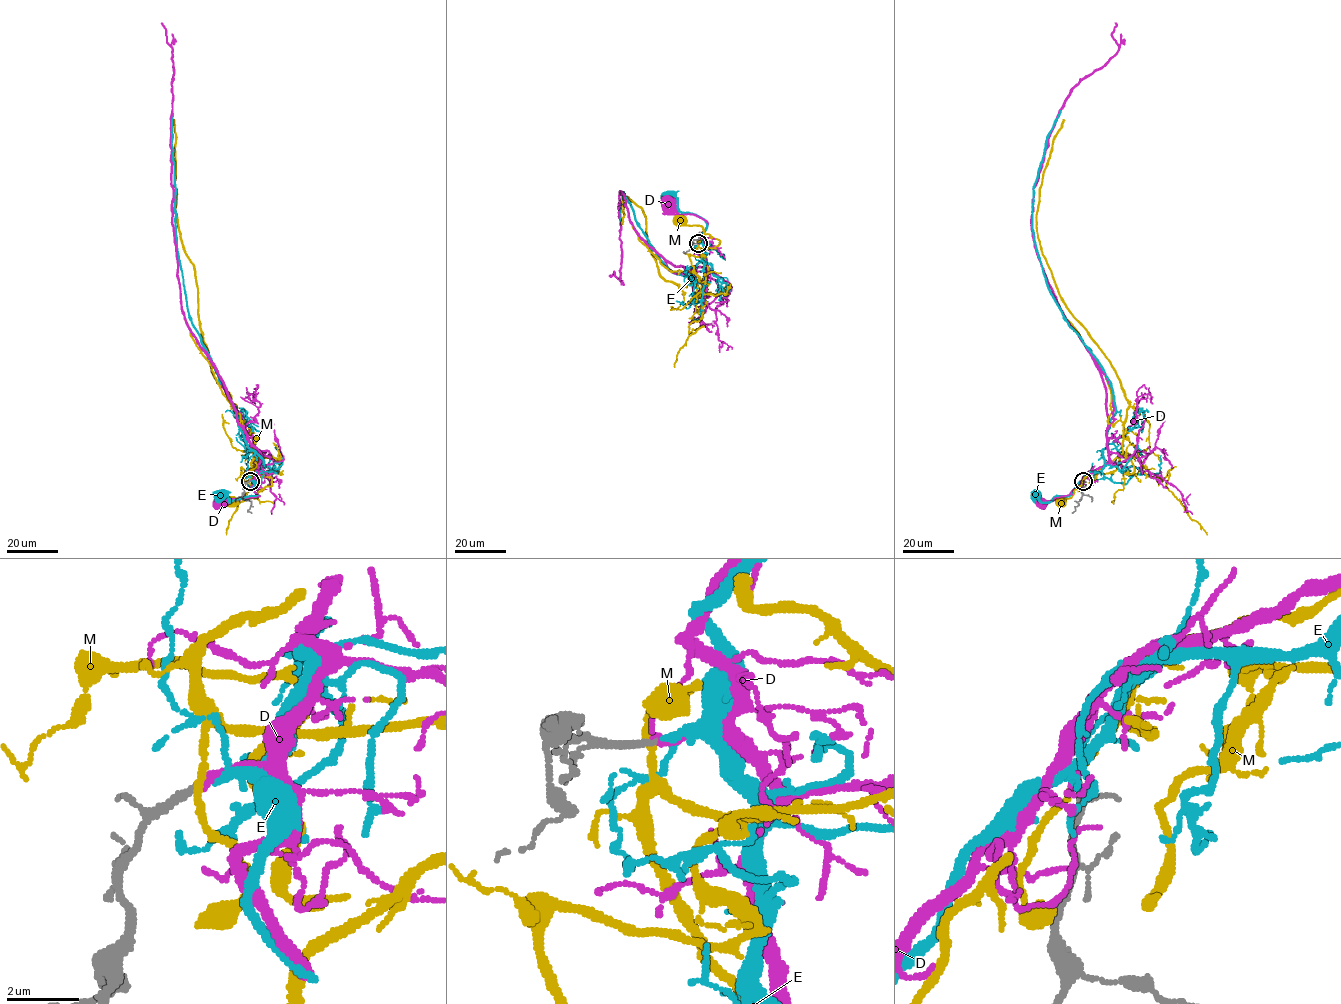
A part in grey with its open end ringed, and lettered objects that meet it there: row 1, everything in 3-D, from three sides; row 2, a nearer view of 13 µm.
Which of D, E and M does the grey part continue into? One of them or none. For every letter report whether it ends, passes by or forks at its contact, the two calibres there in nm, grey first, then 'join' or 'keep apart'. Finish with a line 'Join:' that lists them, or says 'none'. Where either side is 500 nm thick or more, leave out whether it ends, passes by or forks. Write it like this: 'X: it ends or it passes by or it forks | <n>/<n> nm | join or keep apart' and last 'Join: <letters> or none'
D: it ends | 240/180 nm | keep apart
E: it passes by | 200/180 nm | join
M: it passes by | 240/170 nm | keep apart
Join: E

